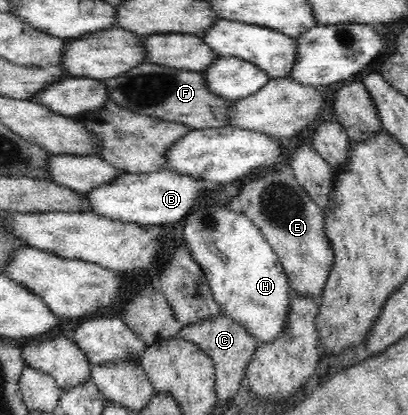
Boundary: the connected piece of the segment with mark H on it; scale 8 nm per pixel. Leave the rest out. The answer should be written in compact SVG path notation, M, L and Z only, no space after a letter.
M195 204L184 220L183 239L192 257L206 275L212 297L222 309L221 313L240 323L252 336L259 337L260 342L272 342L282 334L286 326L290 300L294 293L279 257L261 231L247 218L245 212L238 212L229 205L203 207Z

